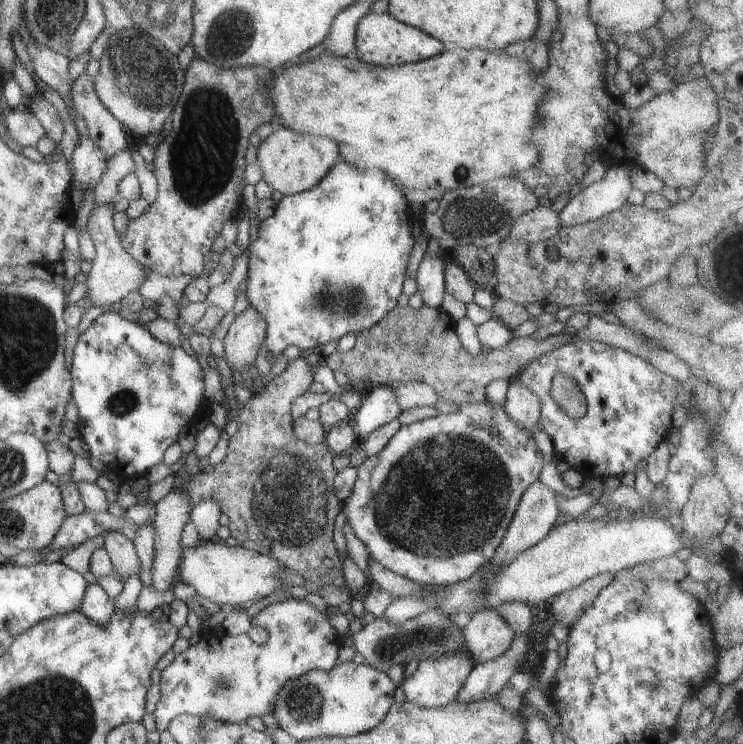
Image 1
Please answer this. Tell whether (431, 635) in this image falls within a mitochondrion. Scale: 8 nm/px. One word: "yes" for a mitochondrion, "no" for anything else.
yes

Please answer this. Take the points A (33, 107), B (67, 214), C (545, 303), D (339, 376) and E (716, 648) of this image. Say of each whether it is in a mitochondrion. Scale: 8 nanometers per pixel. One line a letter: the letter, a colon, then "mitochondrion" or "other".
A: other
B: other
C: other
D: other
E: other

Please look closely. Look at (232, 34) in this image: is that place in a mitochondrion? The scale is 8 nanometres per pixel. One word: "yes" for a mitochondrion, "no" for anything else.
yes

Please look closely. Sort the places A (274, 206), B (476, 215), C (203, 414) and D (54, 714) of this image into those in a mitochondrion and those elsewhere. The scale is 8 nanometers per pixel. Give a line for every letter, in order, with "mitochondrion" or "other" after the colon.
A: other
B: mitochondrion
C: other
D: mitochondrion

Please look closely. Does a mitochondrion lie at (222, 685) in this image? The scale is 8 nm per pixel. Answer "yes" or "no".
yes

